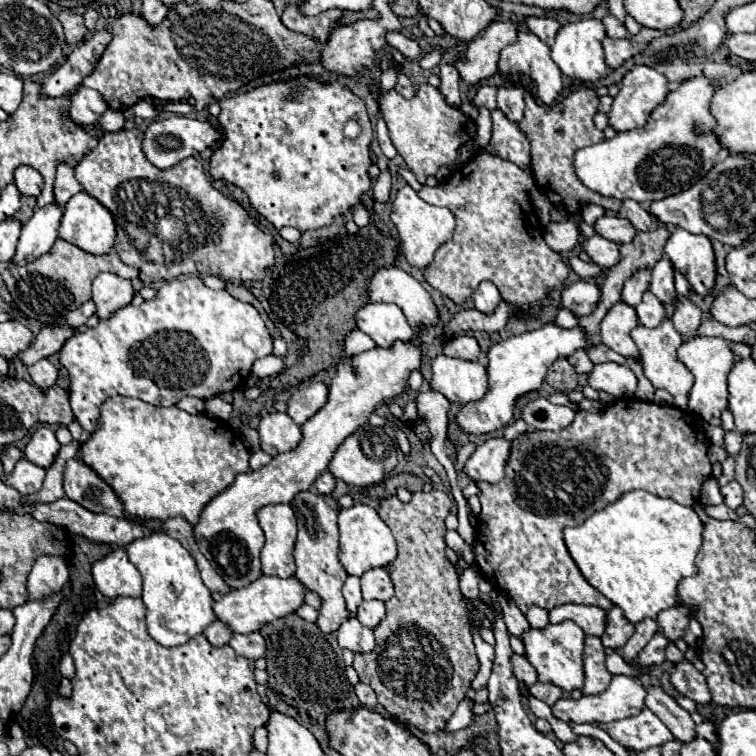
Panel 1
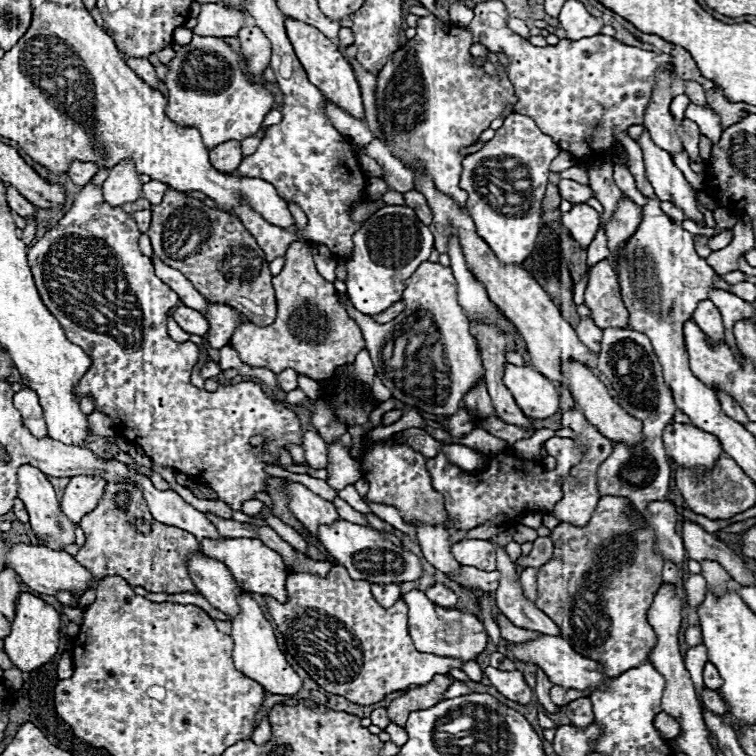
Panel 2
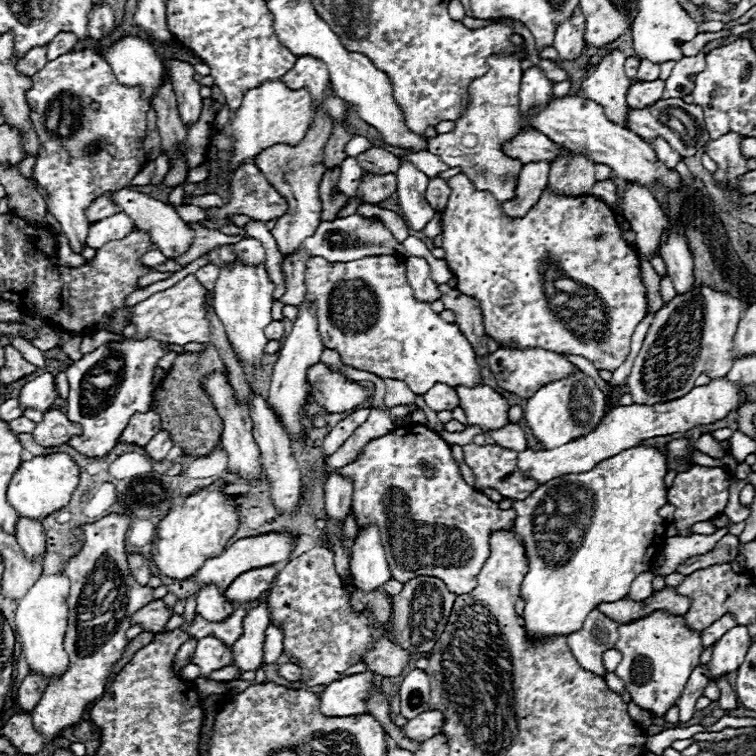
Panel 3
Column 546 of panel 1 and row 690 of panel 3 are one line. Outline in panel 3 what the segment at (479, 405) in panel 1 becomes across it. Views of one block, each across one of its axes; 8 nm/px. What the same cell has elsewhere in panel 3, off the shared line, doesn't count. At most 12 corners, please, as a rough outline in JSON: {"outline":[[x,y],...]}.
{"outline":[[374,674],[336,680],[320,694],[324,716],[366,712]]}

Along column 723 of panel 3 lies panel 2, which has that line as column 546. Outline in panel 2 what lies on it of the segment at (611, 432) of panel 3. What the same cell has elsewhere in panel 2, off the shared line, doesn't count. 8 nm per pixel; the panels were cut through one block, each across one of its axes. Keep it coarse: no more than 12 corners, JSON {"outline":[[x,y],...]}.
{"outline":[[506,364],[504,386],[532,420],[558,412],[554,384],[528,366]]}

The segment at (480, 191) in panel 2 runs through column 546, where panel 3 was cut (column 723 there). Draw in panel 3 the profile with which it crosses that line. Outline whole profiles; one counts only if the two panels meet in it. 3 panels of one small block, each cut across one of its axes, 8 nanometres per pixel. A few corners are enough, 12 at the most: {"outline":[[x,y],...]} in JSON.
{"outline":[[734,132],[710,140],[706,154],[718,164],[714,180],[732,188],[732,176],[748,172]]}

